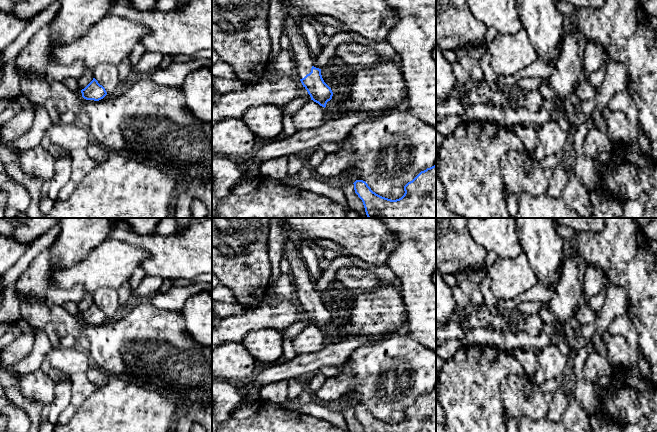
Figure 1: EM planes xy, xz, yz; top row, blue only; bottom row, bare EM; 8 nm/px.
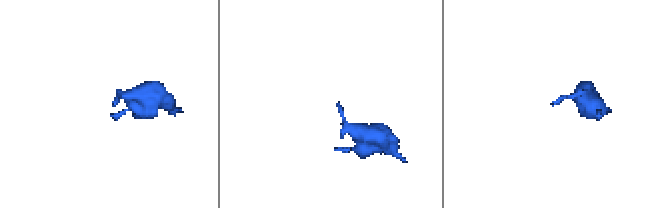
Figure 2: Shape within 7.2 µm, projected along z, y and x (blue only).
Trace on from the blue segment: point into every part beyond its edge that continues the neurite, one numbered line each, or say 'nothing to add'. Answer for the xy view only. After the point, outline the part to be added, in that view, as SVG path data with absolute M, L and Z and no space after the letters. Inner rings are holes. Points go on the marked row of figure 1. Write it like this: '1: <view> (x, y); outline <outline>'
nothing to add

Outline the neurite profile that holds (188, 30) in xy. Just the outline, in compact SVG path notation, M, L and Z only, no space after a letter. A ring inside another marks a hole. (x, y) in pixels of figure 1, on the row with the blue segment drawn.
M113 0L109 9L110 14L141 22L149 29L149 33L141 39L141 44L147 52L159 52L165 56L180 54L190 56L198 51L212 50L212 0L190 0L181 9L162 12L159 10L139 11L128 4L126 0Z

